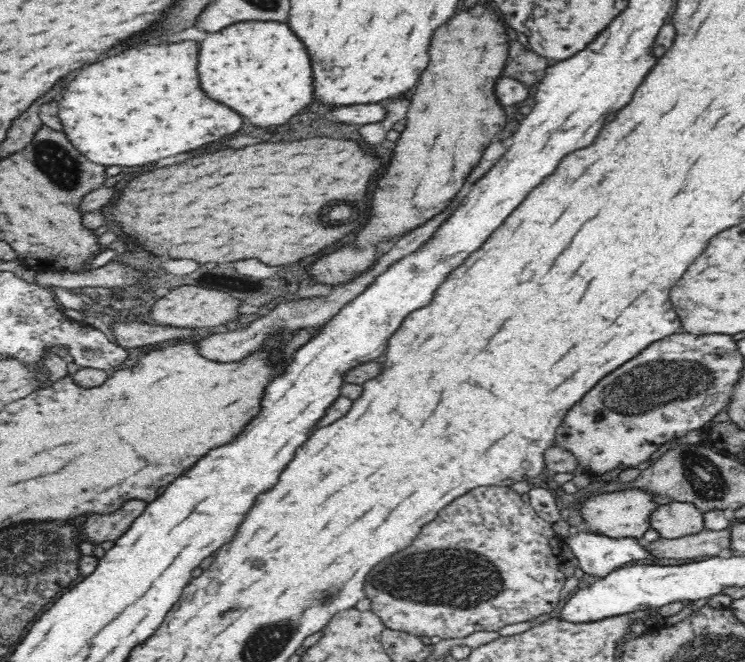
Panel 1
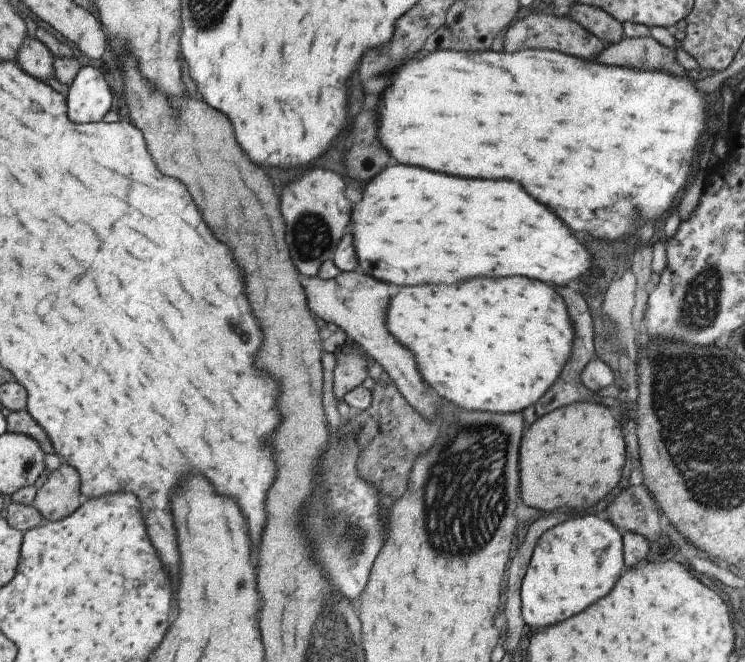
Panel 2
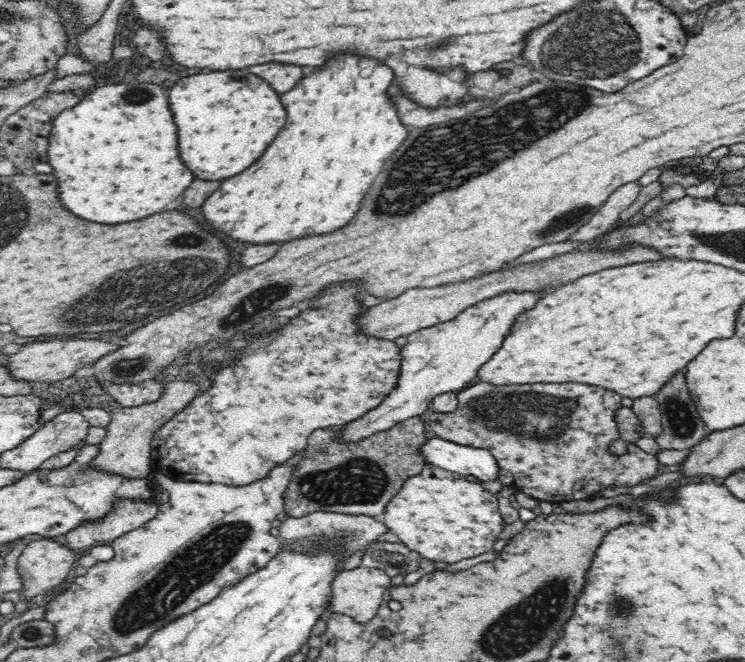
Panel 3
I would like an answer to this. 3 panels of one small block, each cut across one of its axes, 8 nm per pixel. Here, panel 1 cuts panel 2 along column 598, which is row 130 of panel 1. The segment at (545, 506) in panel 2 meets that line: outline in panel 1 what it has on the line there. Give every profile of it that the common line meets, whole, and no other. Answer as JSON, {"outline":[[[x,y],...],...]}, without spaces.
{"outline":[[[476,4],[472,10],[460,12],[454,18],[450,18],[442,28],[438,28],[438,32],[434,32],[430,44],[430,64],[420,76],[420,84],[416,86],[414,96],[410,100],[406,130],[400,134],[400,140],[396,142],[394,158],[390,160],[388,172],[378,180],[378,188],[382,190],[376,190],[372,198],[374,216],[366,224],[366,228],[356,236],[356,248],[344,246],[338,252],[324,256],[312,264],[310,274],[314,276],[316,282],[330,286],[348,282],[358,272],[364,272],[374,264],[372,260],[376,256],[376,246],[380,242],[402,236],[404,232],[424,224],[450,204],[450,200],[464,186],[470,170],[480,162],[480,156],[490,144],[490,140],[506,124],[506,112],[500,108],[494,96],[494,84],[496,78],[502,76],[506,58],[508,58],[506,28],[490,8]]]}

